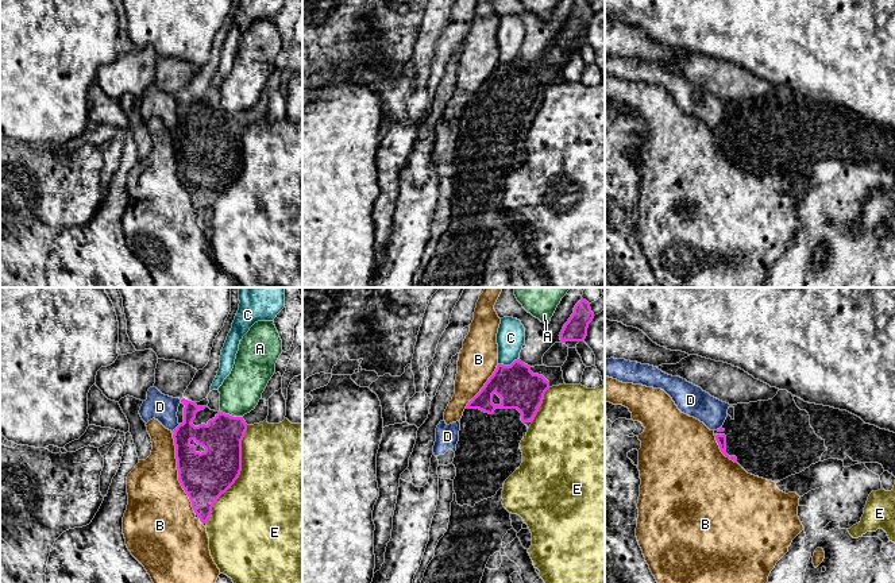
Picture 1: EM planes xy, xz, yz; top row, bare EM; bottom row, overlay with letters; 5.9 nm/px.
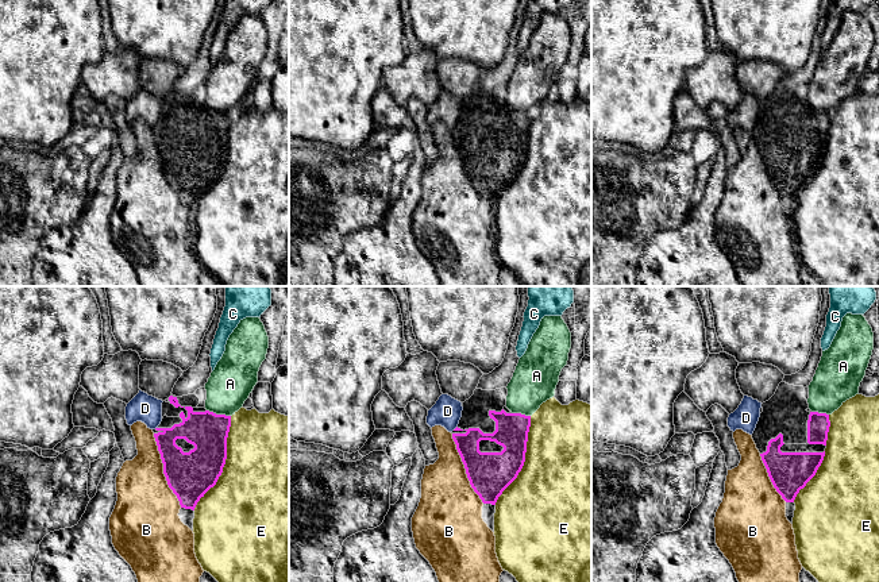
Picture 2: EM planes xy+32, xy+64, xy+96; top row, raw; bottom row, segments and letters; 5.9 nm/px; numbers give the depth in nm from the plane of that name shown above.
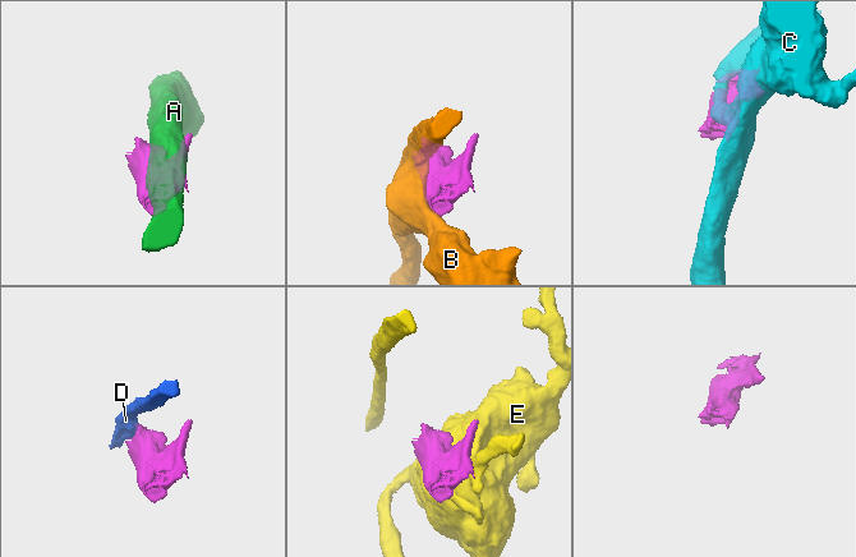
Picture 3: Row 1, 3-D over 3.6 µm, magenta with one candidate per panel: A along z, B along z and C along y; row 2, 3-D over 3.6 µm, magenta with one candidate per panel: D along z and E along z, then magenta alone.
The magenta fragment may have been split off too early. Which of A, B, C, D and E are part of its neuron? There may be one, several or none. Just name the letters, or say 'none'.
none

